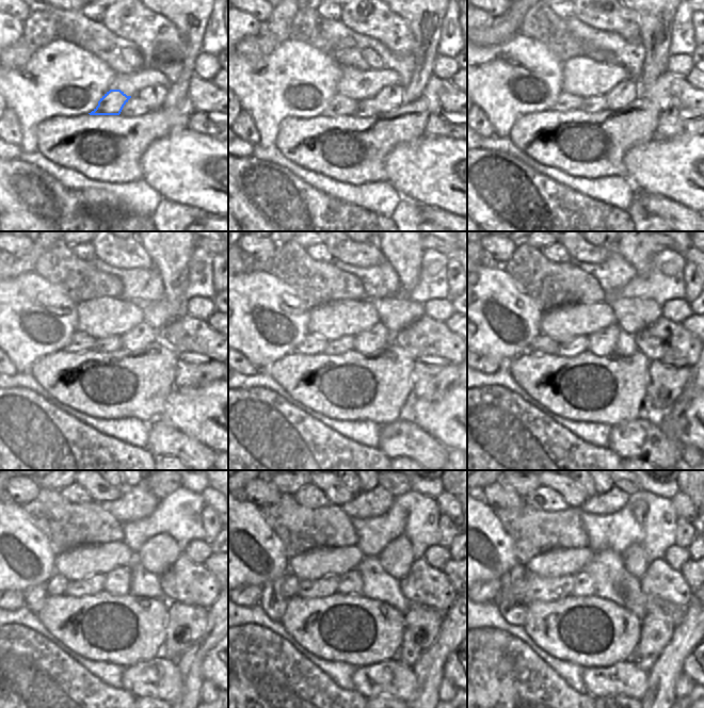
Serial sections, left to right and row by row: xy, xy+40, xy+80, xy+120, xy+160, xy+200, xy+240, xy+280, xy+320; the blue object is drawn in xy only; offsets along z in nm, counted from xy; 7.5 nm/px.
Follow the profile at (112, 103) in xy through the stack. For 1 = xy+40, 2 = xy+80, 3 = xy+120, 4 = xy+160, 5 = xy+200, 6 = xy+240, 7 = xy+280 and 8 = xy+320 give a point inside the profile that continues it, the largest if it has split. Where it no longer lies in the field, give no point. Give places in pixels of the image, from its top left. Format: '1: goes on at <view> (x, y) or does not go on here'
1: goes on at xy+40 (339, 105)
2: goes on at xy+80 (565, 102)
3: goes on at xy+120 (79, 342)
4: goes on at xy+160 (312, 344)
5: goes on at xy+200 (542, 344)
6: goes on at xy+240 (57, 584)
7: goes on at xy+280 (286, 588)
8: goes on at xy+320 (506, 593)

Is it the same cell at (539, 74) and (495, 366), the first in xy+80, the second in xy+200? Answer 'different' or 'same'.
different

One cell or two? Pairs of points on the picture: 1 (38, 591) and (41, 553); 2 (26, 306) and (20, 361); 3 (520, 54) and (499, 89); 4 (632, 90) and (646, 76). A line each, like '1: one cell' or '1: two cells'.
1: two cells
2: one cell
3: one cell
4: two cells

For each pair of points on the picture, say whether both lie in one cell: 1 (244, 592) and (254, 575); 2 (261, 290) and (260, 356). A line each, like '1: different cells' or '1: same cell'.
1: different cells
2: same cell

